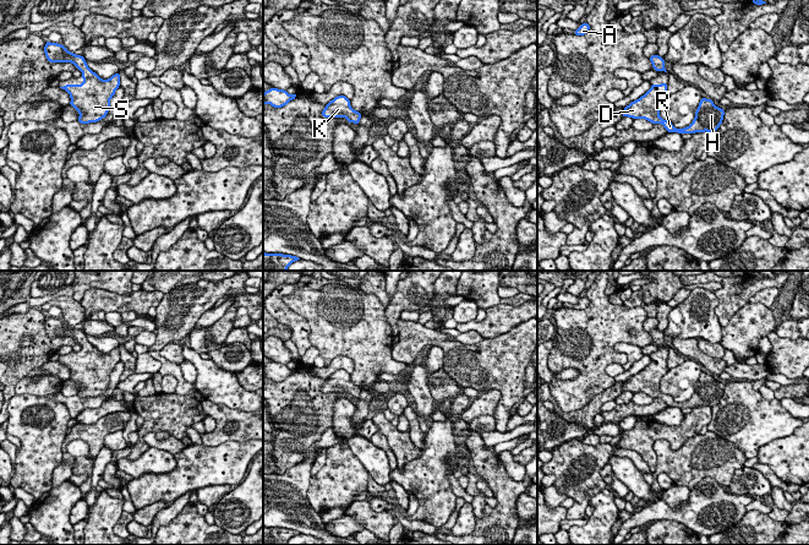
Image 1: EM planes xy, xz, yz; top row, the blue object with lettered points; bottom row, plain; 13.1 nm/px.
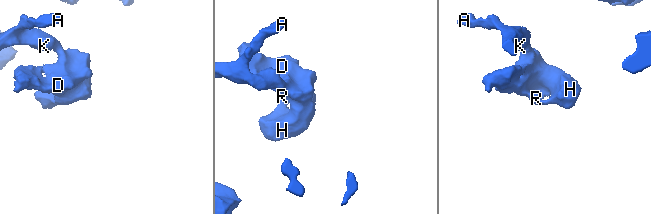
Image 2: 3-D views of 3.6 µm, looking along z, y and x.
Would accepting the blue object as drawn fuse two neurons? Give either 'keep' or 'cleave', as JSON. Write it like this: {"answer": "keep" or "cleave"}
{"answer": "keep"}

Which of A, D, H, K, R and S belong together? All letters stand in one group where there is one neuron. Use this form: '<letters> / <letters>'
A D H K R S

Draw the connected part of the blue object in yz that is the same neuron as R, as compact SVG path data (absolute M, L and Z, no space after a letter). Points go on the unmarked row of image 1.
M667 358L651 359L651 363L639 374L623 383L622 391L645 393L652 398L662 398L667 407L695 408L715 407L723 394L725 385L714 378L714 375L701 372L693 397L684 403L676 403L671 396L660 391L661 378L668 372Z

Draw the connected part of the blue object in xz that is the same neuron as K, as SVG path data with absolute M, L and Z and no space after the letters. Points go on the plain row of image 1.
M340 369L330 375L322 386L323 392L345 392L348 397L359 398L361 387L356 386L350 380L350 374Z

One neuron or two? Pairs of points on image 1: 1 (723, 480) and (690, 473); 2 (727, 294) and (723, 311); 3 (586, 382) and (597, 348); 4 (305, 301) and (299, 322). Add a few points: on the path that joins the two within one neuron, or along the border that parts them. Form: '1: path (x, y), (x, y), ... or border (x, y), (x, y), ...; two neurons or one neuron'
1: path (715, 472), (699, 470); one neuron
2: path (727, 298), (726, 308); one neuron
3: path (591, 374), (591, 357); one neuron
4: border (295, 287), (283, 301), (306, 321), (310, 342); two neurons

